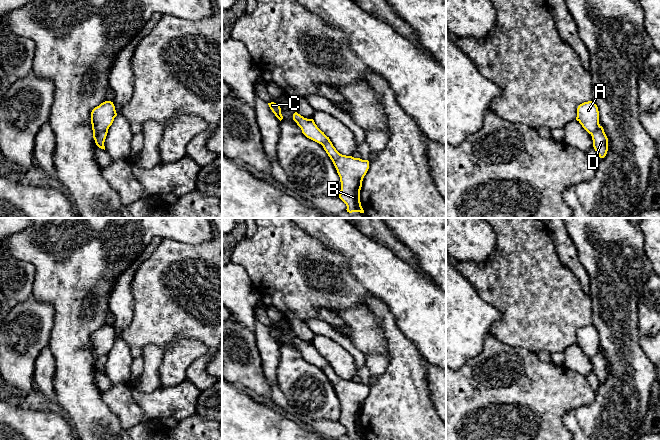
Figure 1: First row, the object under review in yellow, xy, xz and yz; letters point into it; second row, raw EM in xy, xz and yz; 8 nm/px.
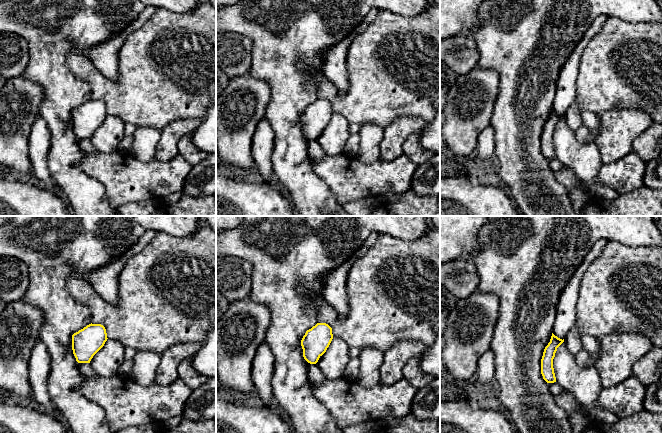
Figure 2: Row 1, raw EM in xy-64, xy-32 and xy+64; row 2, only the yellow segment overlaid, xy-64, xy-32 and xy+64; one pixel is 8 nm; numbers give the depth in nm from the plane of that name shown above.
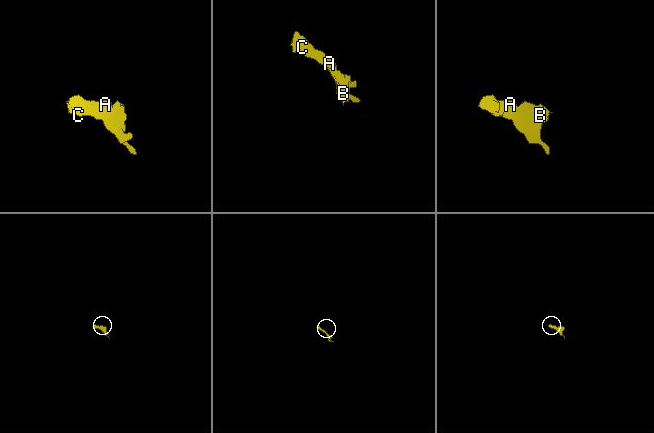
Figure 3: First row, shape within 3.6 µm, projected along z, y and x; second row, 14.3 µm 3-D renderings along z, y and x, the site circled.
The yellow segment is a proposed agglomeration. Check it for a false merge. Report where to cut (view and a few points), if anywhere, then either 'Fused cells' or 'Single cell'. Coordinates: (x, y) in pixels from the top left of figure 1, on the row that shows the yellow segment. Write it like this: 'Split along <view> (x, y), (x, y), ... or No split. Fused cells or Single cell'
Split along xy (107, 130), (104, 130), (95, 141). Fused cells

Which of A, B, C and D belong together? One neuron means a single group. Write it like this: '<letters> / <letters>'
A C / B D

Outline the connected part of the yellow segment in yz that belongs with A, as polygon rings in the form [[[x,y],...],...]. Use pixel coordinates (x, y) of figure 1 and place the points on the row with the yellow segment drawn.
[[[593,101],[580,104],[577,108],[576,120],[592,135],[600,126],[597,105]]]

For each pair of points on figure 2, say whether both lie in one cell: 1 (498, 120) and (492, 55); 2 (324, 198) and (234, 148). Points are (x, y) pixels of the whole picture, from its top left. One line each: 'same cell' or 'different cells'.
1: same cell
2: different cells

